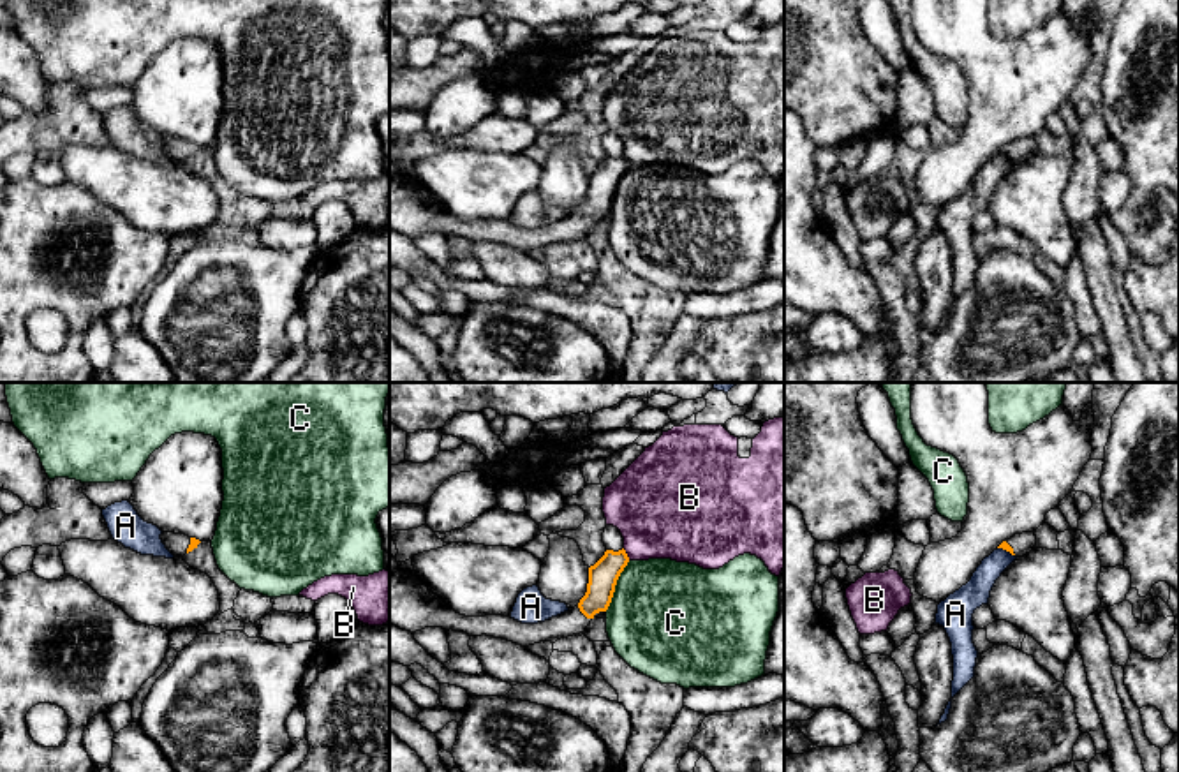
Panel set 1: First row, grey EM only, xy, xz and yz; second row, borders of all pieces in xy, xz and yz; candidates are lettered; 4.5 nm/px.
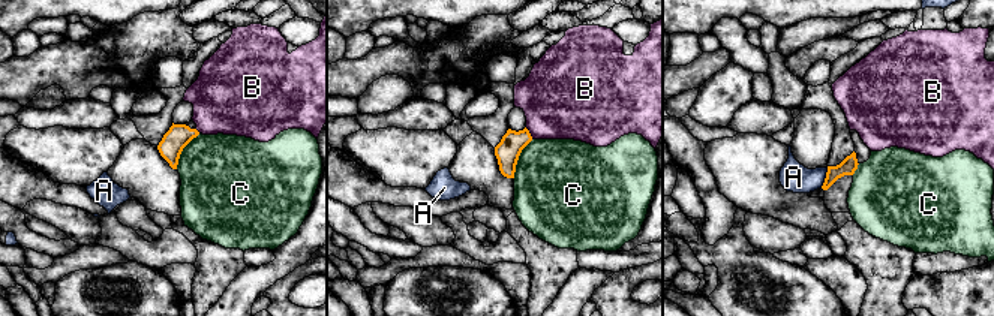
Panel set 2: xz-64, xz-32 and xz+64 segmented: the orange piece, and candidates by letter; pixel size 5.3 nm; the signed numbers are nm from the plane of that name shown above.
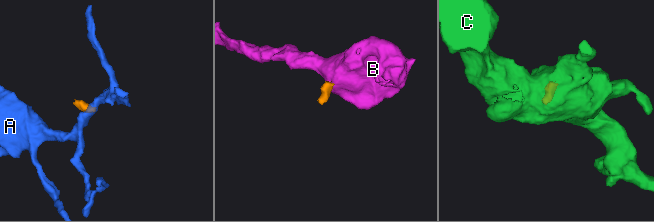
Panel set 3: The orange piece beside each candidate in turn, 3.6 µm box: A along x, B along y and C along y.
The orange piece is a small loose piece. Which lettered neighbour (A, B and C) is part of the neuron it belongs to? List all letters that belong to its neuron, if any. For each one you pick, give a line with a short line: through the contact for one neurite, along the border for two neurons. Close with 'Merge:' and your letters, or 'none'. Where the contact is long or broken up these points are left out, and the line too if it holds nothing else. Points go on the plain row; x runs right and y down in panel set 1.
Merge: none

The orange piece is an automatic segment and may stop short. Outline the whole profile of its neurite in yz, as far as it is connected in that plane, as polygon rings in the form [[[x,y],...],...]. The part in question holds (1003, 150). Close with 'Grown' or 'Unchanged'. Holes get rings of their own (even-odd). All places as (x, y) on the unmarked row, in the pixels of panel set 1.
[[[1034,137],[1015,139],[1008,146],[1003,146],[997,153],[1003,153],[1015,162],[1022,162],[1036,153],[1036,141]]]. Grown

